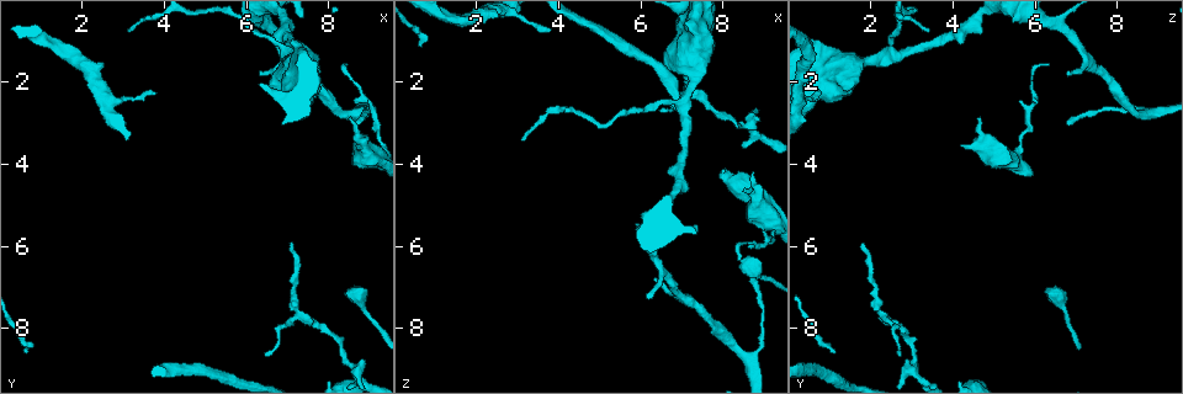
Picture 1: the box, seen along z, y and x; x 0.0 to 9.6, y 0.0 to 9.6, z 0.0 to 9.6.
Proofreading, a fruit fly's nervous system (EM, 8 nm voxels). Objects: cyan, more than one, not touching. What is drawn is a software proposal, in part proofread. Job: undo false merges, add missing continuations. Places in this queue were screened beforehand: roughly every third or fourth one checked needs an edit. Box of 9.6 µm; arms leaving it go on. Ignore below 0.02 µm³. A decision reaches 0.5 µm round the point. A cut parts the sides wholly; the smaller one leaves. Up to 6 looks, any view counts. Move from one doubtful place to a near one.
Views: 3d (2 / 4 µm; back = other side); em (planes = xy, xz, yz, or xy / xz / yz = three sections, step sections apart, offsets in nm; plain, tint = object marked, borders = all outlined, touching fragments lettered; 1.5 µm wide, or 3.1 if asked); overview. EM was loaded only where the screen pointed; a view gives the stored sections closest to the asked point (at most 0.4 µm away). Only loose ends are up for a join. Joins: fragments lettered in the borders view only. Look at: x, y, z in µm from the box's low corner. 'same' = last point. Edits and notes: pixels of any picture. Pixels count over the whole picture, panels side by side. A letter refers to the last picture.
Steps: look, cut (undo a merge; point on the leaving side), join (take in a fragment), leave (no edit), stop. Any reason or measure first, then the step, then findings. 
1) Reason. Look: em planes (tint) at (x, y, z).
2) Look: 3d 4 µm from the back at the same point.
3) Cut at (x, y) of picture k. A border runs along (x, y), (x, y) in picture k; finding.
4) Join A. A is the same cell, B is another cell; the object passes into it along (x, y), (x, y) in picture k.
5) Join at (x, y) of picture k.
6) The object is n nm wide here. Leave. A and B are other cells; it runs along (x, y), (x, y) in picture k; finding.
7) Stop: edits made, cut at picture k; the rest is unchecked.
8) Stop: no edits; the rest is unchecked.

Tapers out. Look: 3d 4 µm at (3.80, 2.30, 0.75).

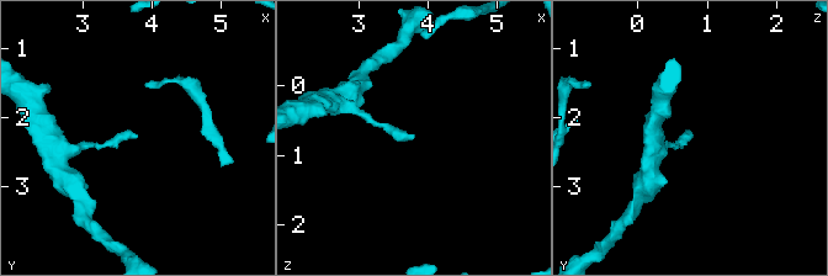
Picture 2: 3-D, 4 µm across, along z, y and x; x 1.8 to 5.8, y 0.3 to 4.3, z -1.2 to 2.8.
Shape alone is not enough. Look: em planes (borders) at (3.85, 2.30, 0.75).

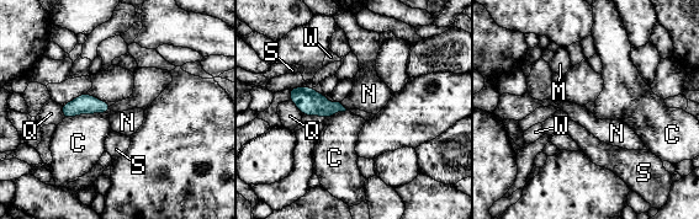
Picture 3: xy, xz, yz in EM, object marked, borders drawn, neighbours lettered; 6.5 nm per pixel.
The object is 80 nm wide here. Leave. C, M, N, Q, S and W are other cells; a border runs along (110, 110), (63, 119) in picture 3; none of them fits.

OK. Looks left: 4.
Free end. Look: 3d 4 µm at (7.15, 5.95, 1.80).

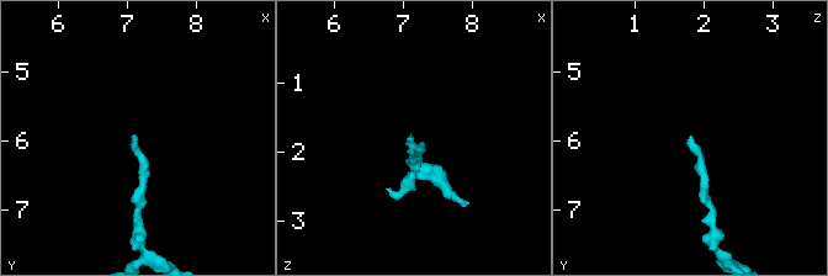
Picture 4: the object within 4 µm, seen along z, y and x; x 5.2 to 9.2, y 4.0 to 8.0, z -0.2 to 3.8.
Look: em yz step 4 (tint) at (7.15, 5.90, 1.80).

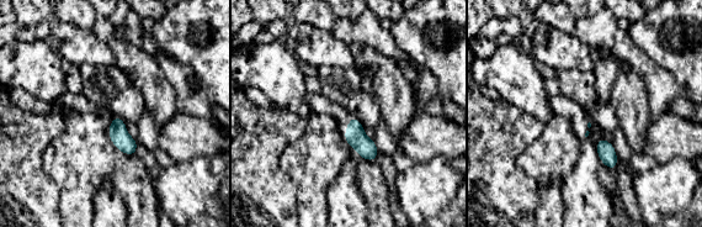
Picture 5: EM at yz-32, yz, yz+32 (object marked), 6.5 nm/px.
Look: em xz step 4 (borders) at the same point.

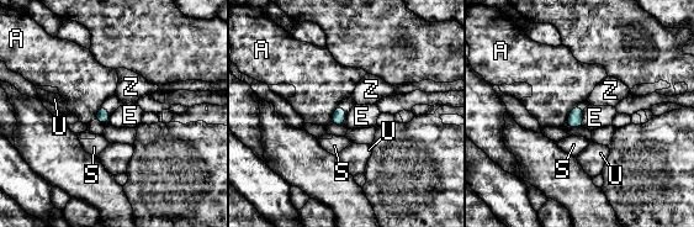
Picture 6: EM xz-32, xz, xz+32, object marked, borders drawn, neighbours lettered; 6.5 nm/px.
Leave. A, E, S, U and Z are other cells; a border runs along (584, 110), (582, 126) in picture 6; no lettered fragment goes on from it.

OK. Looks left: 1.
Stop: no edits; the rest is unchecked.

